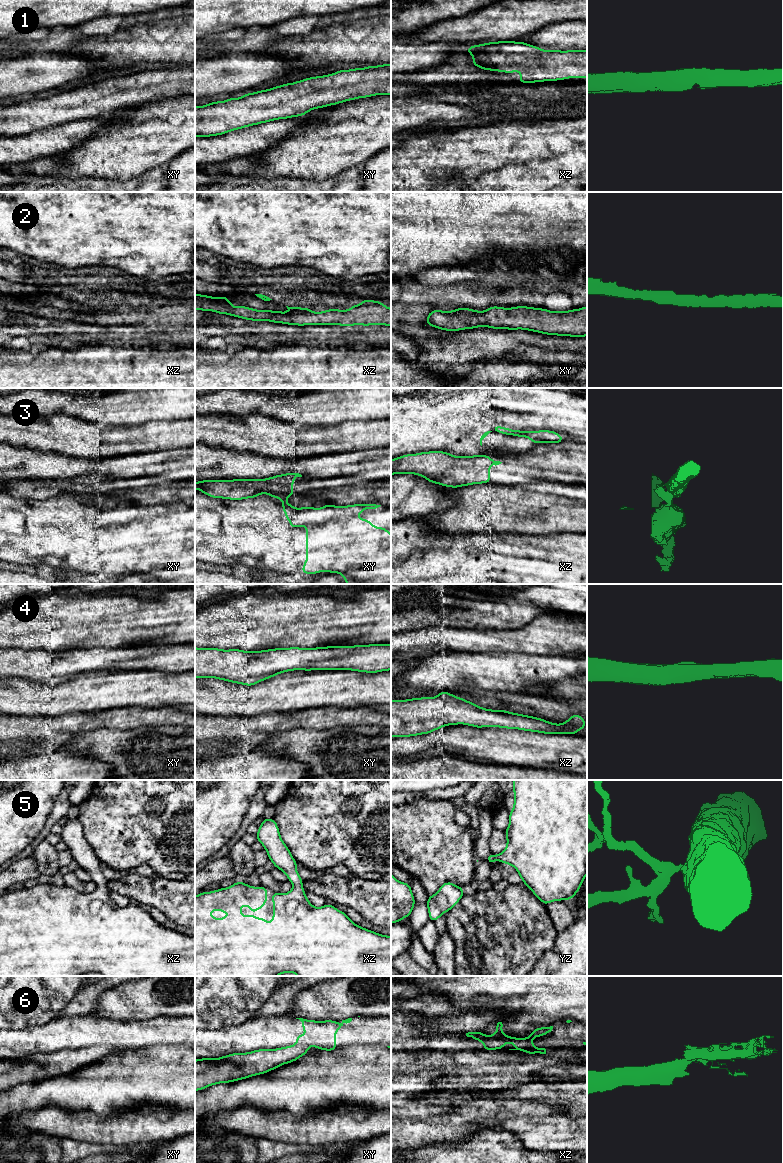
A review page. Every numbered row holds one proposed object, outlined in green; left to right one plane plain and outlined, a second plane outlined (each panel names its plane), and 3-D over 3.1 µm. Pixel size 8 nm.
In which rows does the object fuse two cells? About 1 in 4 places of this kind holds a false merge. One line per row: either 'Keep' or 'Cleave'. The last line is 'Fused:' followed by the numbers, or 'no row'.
1: Keep
2: Keep
3: Cleave
4: Keep
5: Keep
6: Cleave
Fused: 3, 6

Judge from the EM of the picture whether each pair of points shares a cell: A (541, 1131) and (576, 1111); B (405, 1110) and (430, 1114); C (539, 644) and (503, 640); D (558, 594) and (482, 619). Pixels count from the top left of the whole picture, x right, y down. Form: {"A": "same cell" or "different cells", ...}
{"A": "different cells", "B": "same cell", "C": "same cell", "D": "same cell"}

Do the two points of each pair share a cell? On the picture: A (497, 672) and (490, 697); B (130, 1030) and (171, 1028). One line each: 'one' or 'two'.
A: two
B: one

